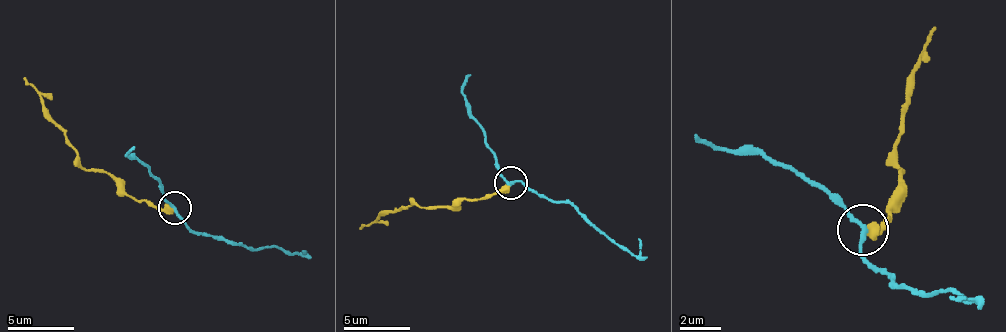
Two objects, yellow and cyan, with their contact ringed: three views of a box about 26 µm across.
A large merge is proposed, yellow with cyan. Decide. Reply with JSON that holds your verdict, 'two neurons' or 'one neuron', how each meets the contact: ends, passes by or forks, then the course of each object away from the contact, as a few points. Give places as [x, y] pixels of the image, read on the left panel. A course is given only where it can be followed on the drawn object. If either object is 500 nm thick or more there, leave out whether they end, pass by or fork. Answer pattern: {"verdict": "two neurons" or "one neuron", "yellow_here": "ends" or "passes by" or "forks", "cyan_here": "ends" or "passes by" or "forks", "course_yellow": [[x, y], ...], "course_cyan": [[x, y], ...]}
{"verdict": "two neurons", "yellow_here": "ends", "cyan_here": "passes by", "course_yellow": [[175, 208], [135, 201], [105, 172], [89, 172], [26, 76]], "course_cyan": [[175, 208], [185, 221], [218, 241], [241, 241], [248, 248], [301, 251]]}

